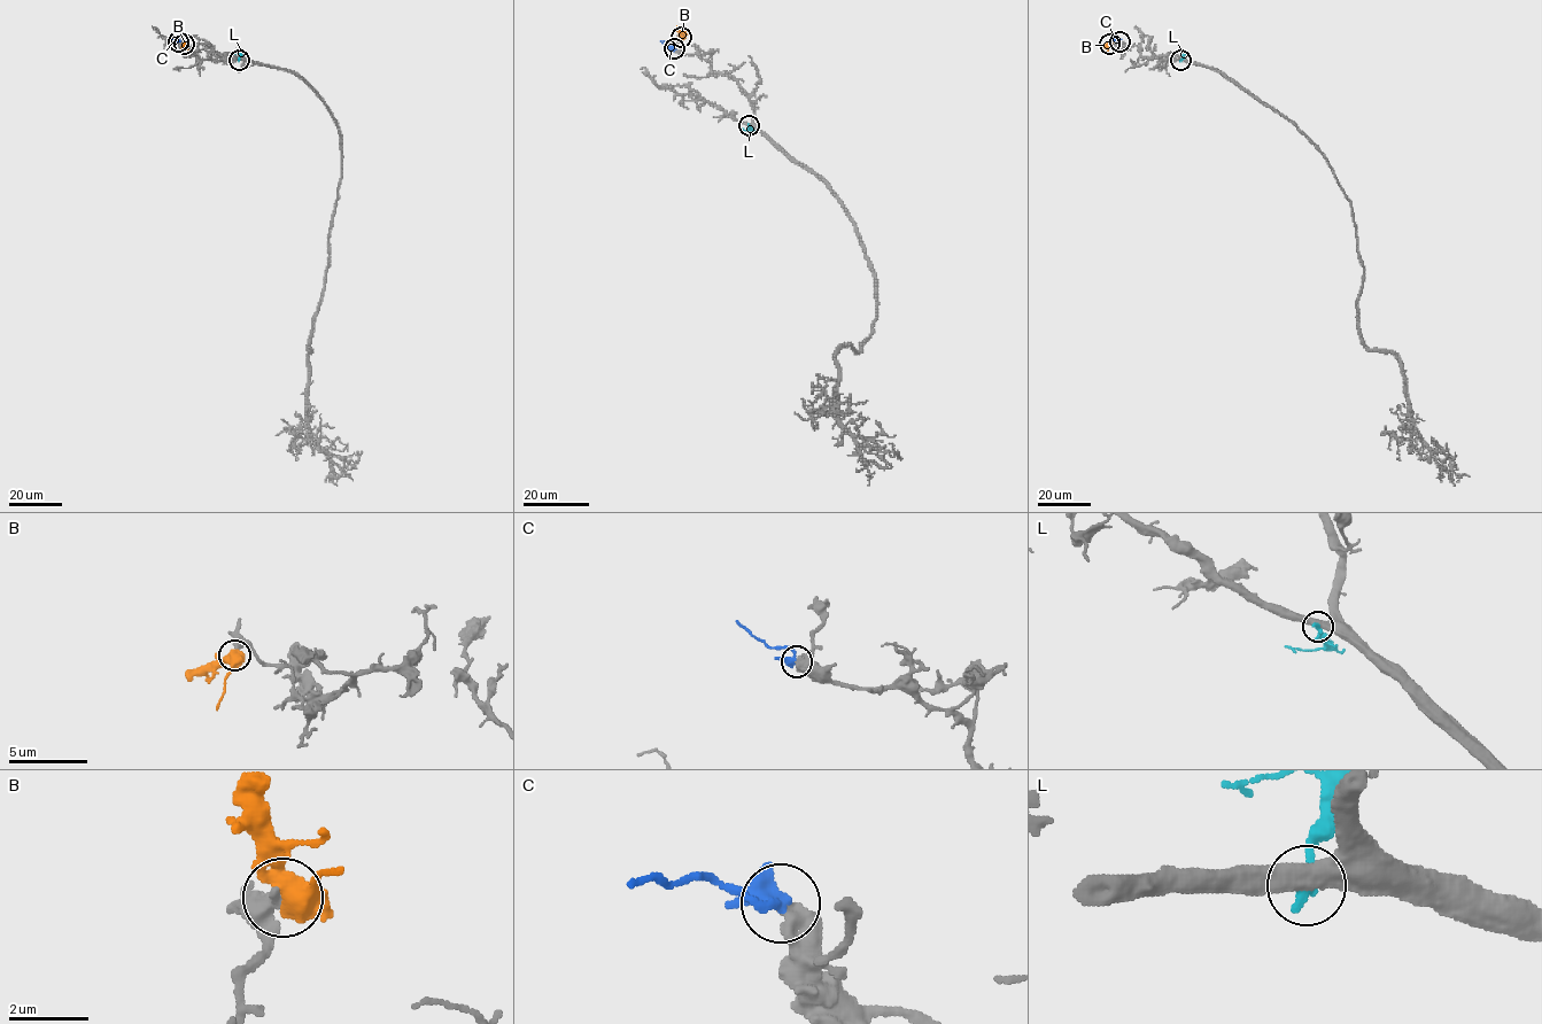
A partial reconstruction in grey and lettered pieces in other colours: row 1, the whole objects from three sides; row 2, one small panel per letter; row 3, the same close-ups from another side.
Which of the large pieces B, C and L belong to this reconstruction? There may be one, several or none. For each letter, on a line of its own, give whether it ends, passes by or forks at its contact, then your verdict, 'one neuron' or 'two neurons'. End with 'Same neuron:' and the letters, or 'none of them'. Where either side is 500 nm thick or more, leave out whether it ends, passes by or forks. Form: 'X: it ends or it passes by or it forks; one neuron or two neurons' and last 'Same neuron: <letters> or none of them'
B: two neurons
C: it passes by; one neuron
L: it ends; two neurons
Same neuron: C

